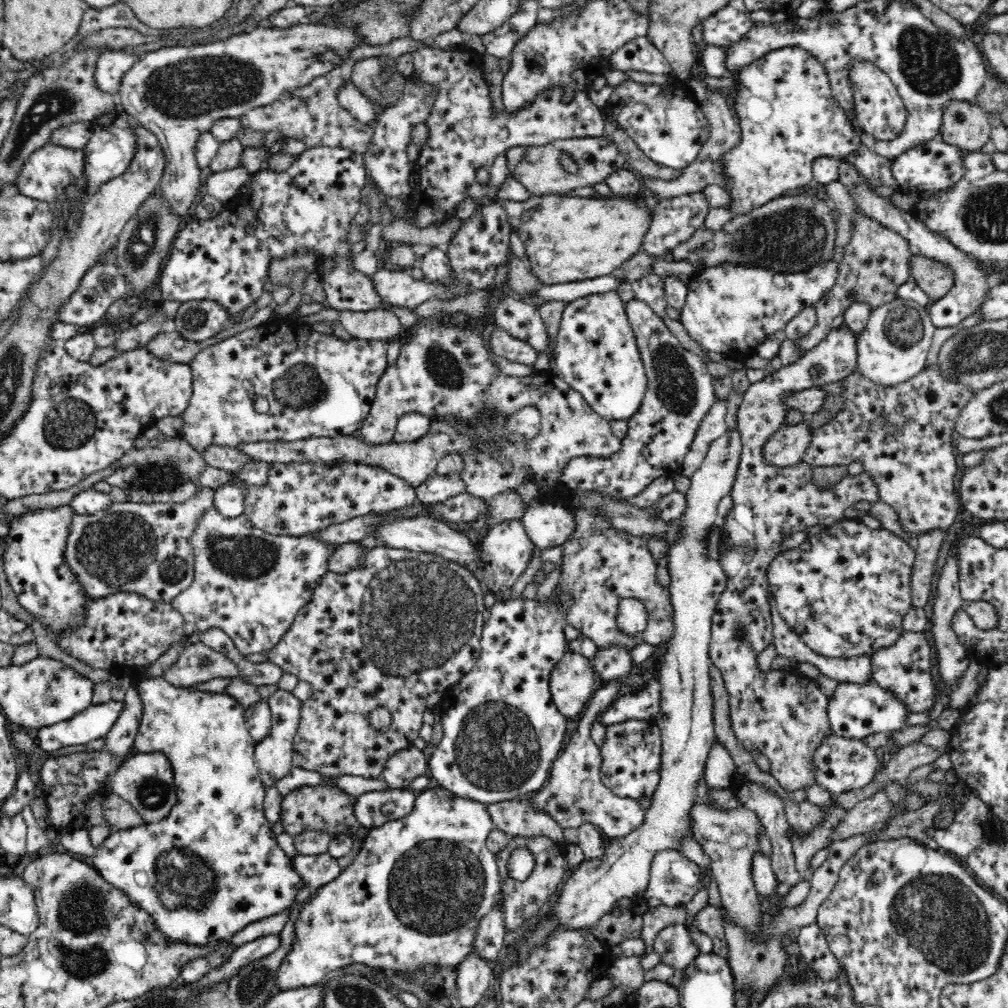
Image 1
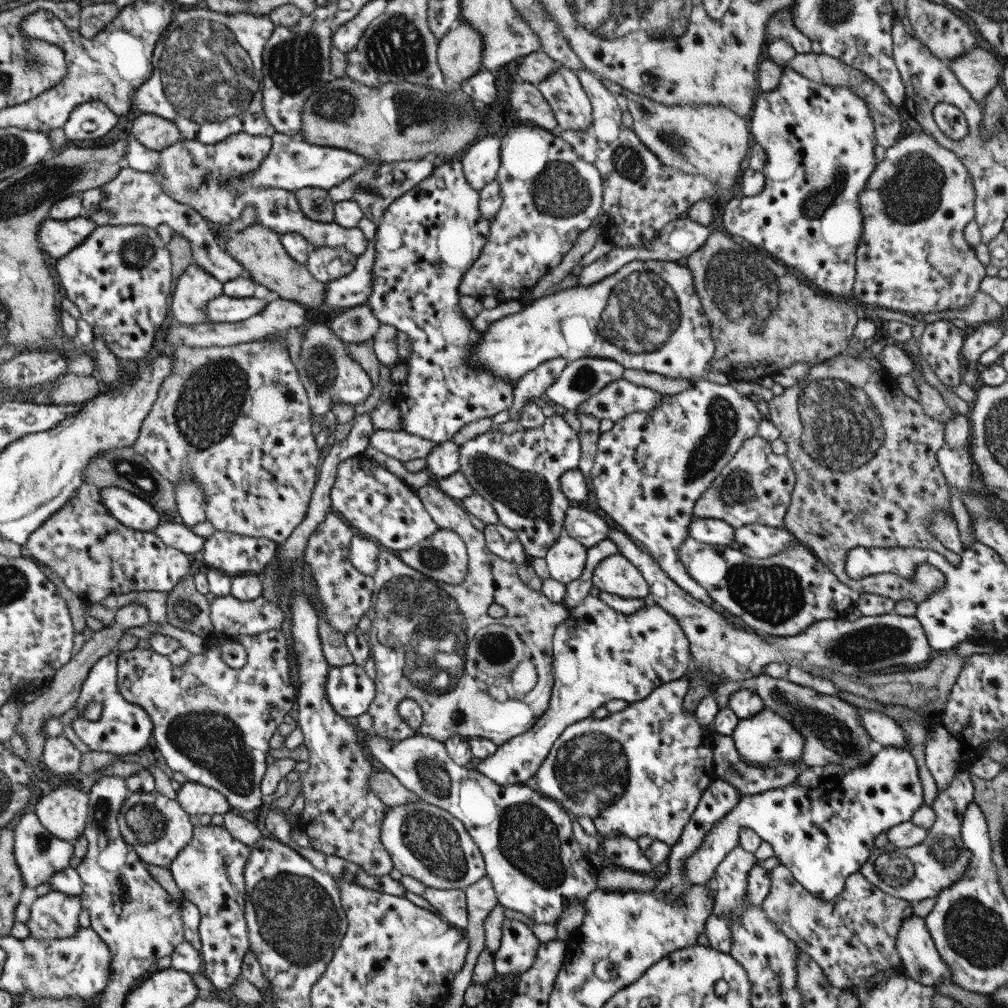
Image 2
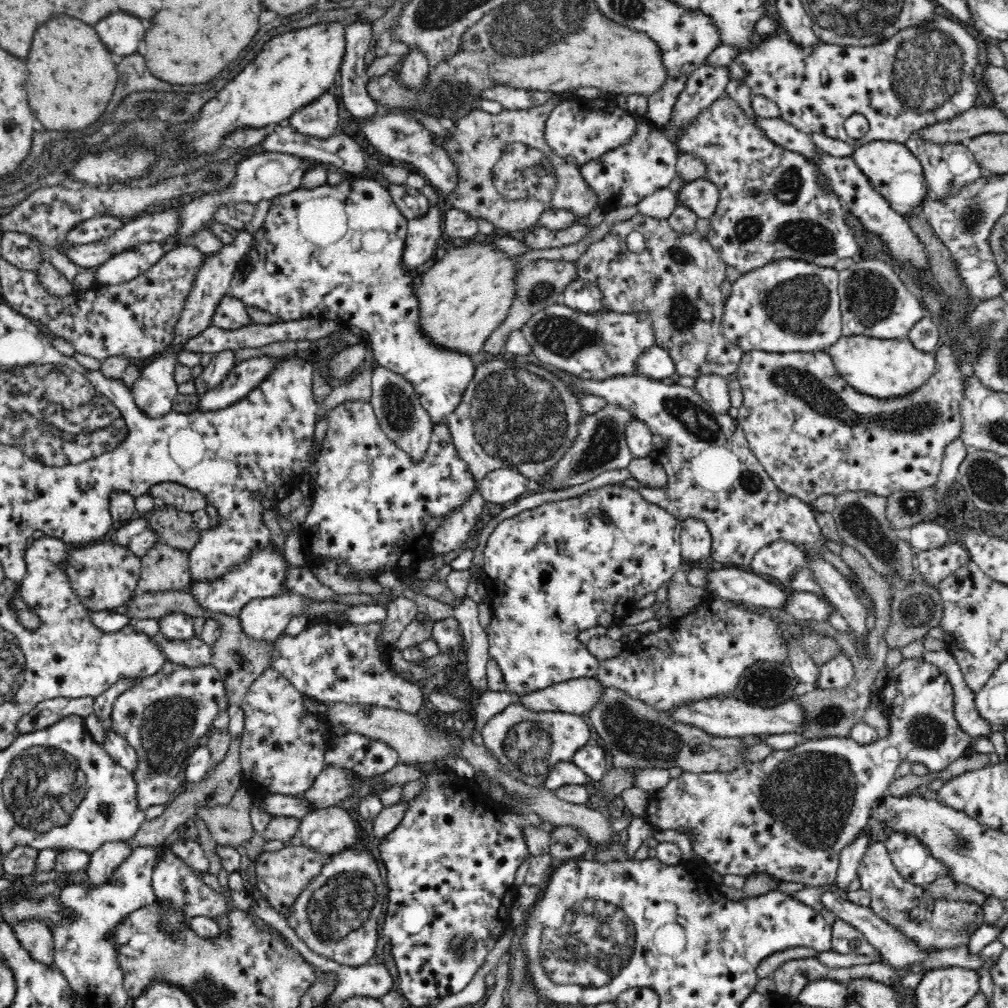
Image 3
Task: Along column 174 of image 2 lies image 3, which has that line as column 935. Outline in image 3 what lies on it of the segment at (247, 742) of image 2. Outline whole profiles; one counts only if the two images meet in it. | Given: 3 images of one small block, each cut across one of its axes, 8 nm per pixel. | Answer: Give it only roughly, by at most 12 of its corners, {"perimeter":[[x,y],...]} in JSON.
{"perimeter":[[887,673],[889,733],[814,738],[650,793],[721,875],[810,887],[907,761],[969,754],[949,677]]}

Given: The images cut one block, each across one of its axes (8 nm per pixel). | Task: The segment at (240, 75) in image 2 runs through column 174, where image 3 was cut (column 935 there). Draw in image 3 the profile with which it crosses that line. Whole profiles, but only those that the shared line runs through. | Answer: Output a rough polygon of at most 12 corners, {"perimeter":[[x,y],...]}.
{"perimeter":[[935,14],[876,45],[779,26],[728,67],[805,135],[905,143],[976,106],[982,43]]}

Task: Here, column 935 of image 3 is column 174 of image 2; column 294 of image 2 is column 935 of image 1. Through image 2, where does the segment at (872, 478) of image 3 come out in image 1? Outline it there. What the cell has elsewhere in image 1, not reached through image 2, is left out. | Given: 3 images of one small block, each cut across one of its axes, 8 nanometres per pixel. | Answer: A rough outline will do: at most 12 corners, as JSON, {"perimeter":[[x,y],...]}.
{"perimeter":[[938,367],[858,370],[803,461],[860,460],[920,534],[954,525],[954,420],[975,394]]}

